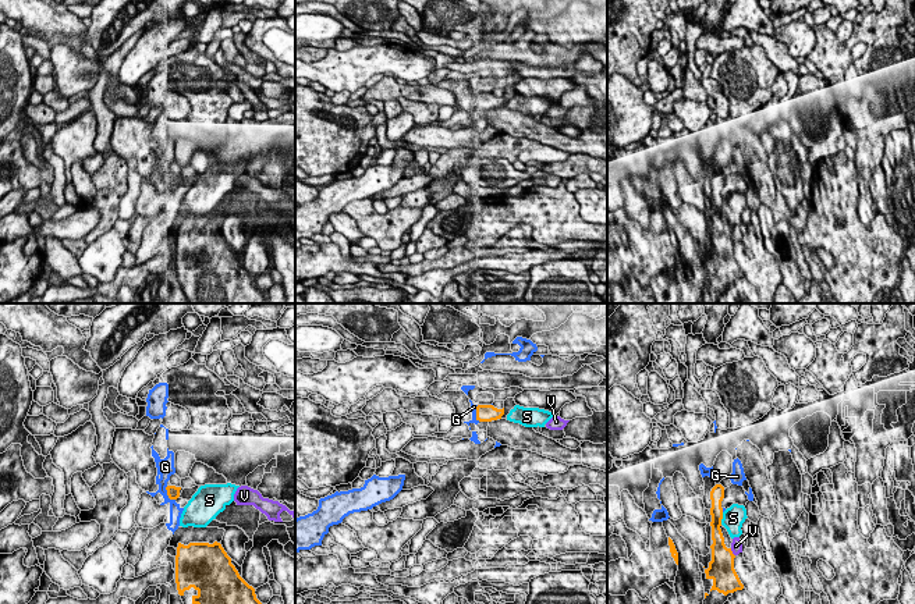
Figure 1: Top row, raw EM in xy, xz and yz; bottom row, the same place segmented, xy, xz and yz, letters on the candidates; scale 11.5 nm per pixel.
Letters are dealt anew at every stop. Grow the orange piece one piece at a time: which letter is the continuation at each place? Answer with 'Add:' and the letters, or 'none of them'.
Add: none of them

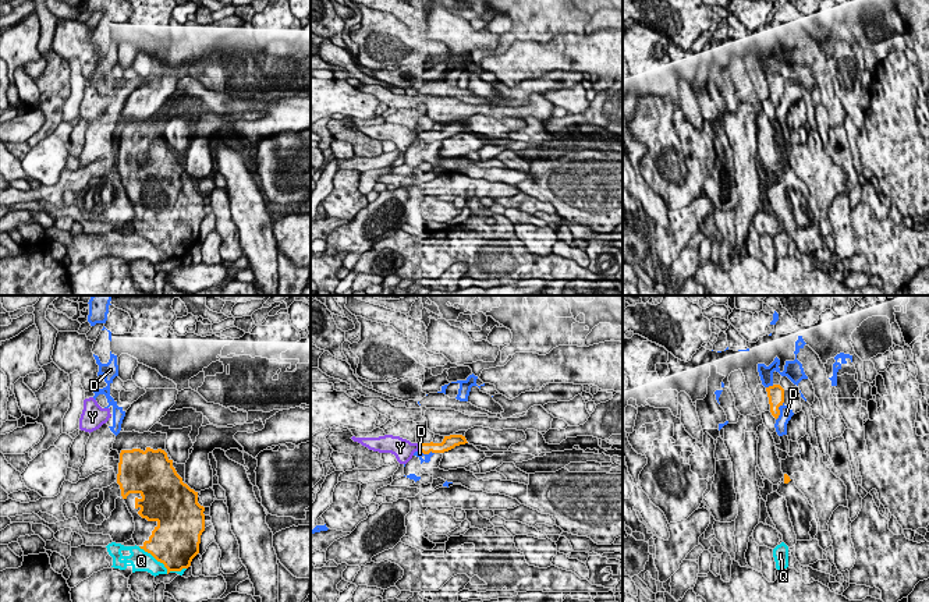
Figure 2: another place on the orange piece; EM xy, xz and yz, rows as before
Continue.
Add: Y

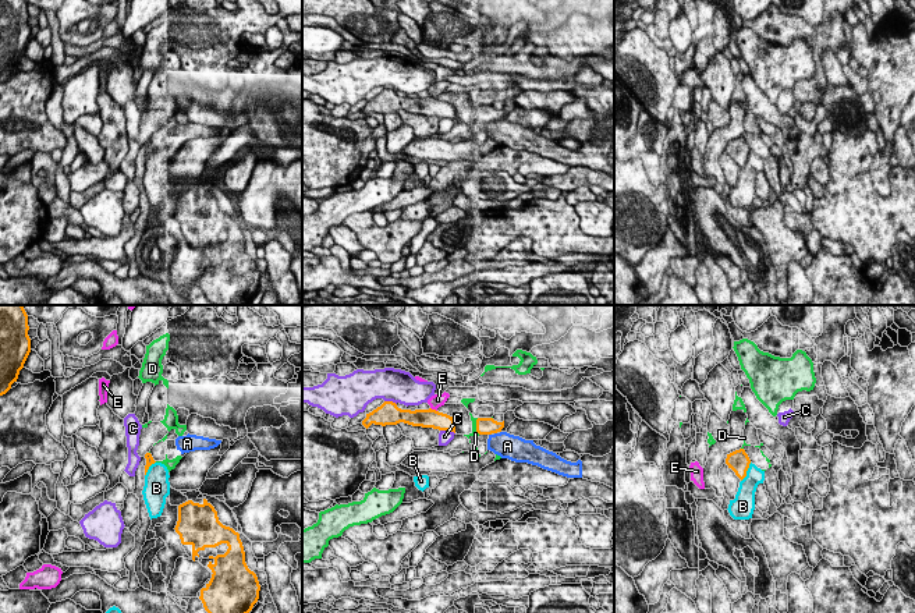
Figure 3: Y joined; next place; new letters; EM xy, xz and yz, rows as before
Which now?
Add: none of them

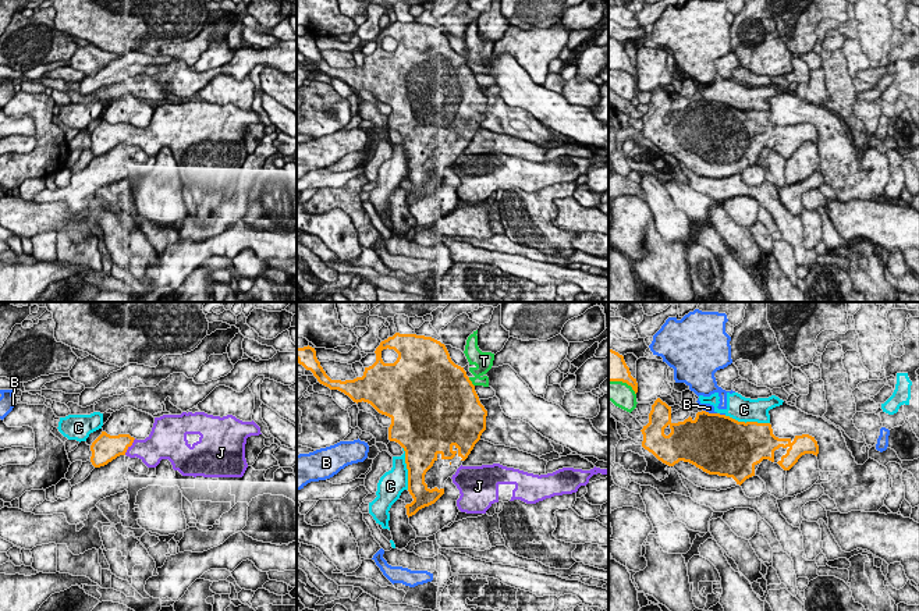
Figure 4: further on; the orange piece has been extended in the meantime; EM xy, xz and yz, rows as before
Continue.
Add: J

